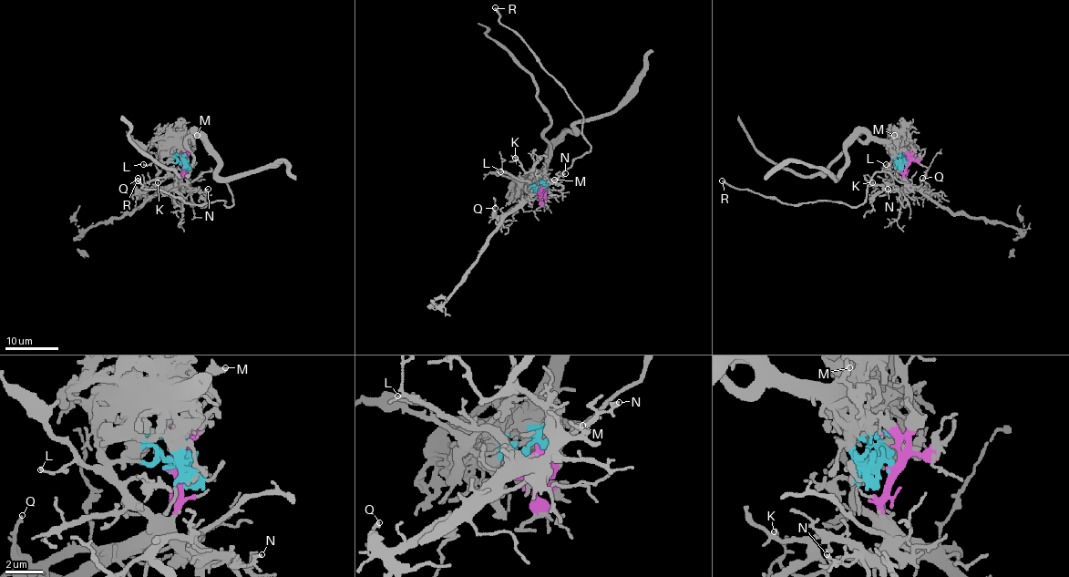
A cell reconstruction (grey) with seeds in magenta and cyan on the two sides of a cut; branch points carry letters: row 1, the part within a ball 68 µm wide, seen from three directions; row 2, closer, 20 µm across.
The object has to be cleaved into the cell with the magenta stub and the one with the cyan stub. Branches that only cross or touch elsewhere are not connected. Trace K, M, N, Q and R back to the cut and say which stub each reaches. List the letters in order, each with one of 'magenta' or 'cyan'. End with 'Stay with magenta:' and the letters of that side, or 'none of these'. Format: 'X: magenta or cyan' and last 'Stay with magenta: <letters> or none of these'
K: magenta
M: cyan
N: magenta
Q: magenta
R: magenta
Stay with magenta: K, N, Q, R

